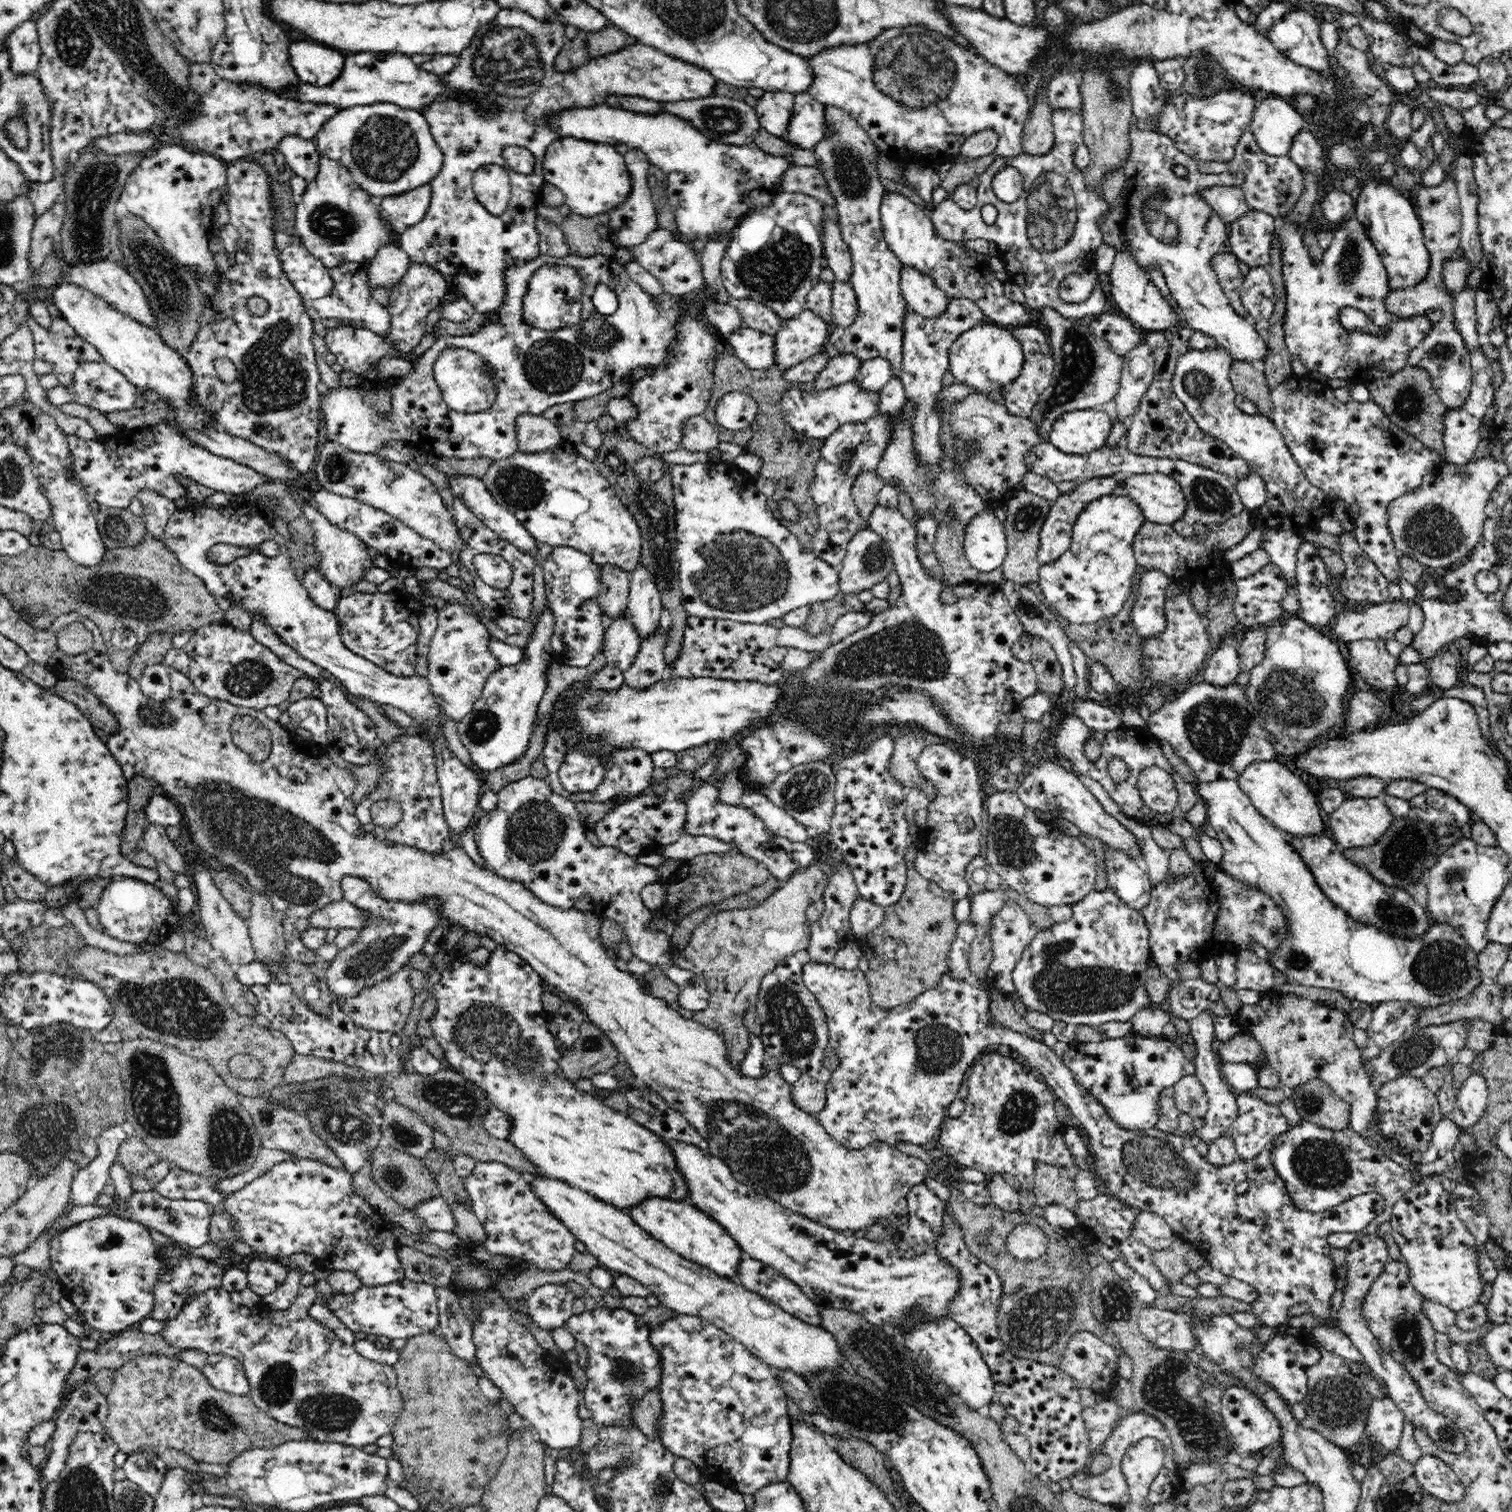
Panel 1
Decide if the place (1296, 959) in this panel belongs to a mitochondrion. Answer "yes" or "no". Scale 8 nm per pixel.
yes

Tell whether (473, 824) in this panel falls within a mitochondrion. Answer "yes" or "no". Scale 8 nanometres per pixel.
no

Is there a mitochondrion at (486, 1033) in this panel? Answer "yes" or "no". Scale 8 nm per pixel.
yes

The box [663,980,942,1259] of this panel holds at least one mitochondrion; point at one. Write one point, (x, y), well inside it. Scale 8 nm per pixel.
(767, 1154)

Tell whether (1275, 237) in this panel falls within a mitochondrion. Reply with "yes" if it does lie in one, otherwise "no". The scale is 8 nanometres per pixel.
no

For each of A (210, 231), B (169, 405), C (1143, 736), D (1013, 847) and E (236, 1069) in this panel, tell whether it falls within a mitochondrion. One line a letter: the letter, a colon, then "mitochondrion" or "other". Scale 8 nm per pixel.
A: other
B: other
C: other
D: mitochondrion
E: other

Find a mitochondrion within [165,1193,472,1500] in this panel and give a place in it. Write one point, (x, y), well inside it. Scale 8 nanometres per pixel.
(328, 1414)

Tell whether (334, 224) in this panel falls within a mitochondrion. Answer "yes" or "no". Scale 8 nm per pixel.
yes

